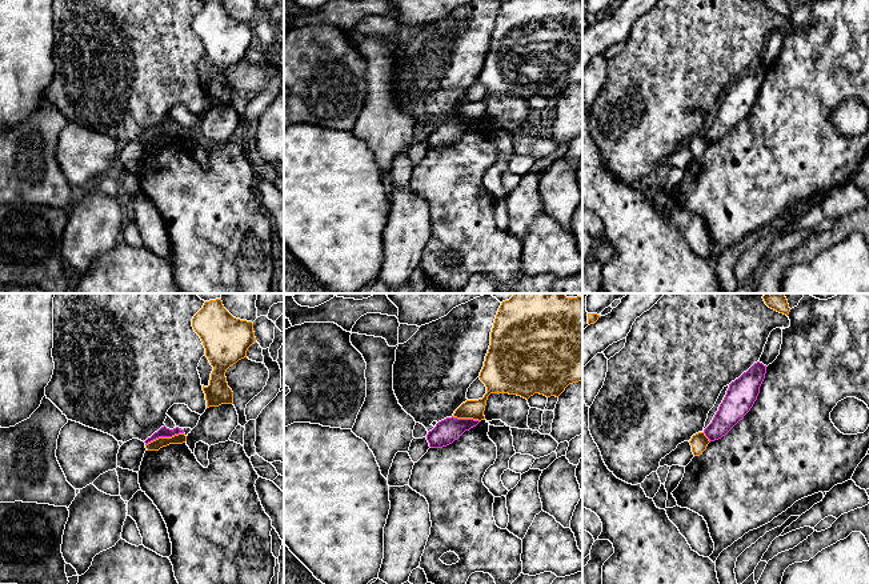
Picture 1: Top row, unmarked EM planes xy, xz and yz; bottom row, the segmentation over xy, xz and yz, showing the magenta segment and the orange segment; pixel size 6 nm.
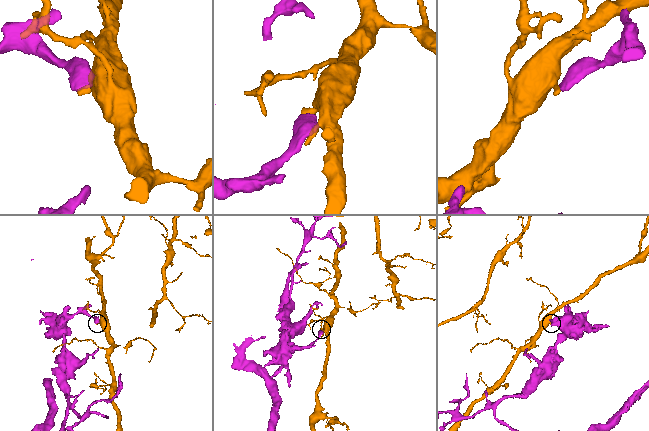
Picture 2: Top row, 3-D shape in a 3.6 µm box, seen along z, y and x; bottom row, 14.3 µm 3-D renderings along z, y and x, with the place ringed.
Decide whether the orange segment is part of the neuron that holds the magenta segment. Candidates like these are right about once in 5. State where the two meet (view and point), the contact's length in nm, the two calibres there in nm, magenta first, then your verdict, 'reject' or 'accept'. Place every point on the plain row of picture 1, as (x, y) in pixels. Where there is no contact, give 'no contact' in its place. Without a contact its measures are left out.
xy (164, 138) | 240 nm | 60/70 nm | reject

